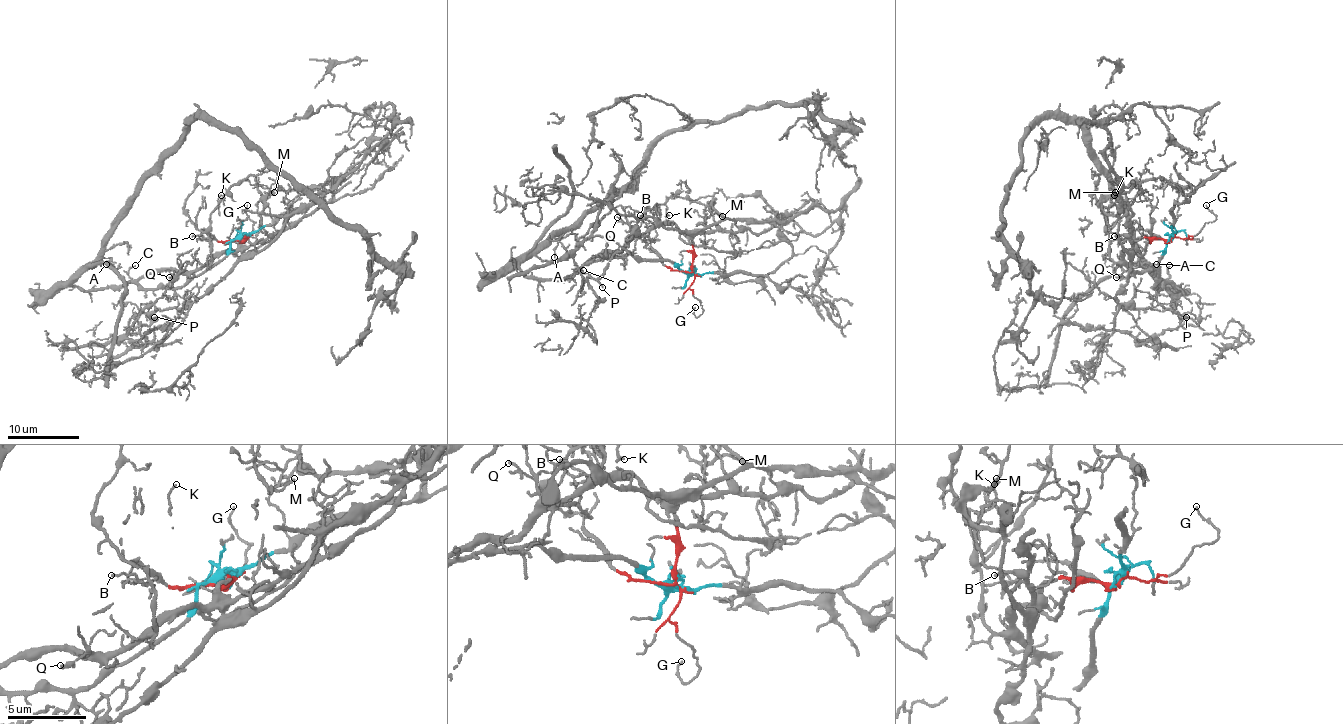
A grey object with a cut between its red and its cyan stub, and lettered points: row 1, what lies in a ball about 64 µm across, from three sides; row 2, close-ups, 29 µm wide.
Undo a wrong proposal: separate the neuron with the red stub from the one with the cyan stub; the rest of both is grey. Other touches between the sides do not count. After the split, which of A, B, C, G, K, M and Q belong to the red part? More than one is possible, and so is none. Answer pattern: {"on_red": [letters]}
{"on_red": ["B", "G", "M"]}

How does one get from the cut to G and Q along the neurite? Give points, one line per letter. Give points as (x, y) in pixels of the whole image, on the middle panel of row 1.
G: (691, 272), (694, 281), (689, 288), (702, 307), (702, 313), (696, 316), (694, 307)
Q: (691, 272), (670, 261), (637, 261), (630, 254), (586, 263), (623, 247), (630, 229), (616, 217)

